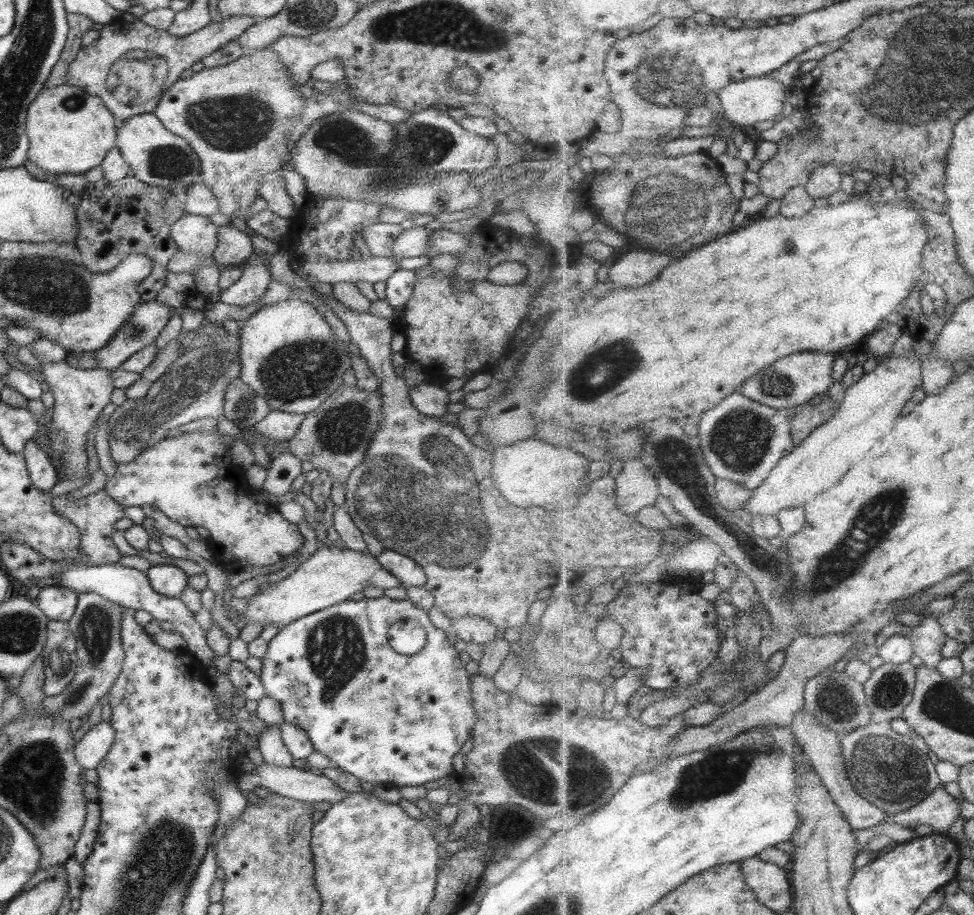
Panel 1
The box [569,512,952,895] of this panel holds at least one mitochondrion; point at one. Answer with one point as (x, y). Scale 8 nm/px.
(891, 772)

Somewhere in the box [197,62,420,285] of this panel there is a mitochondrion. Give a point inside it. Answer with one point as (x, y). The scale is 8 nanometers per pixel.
(349, 142)

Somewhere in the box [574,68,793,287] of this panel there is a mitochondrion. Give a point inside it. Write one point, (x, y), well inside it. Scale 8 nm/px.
(661, 209)

